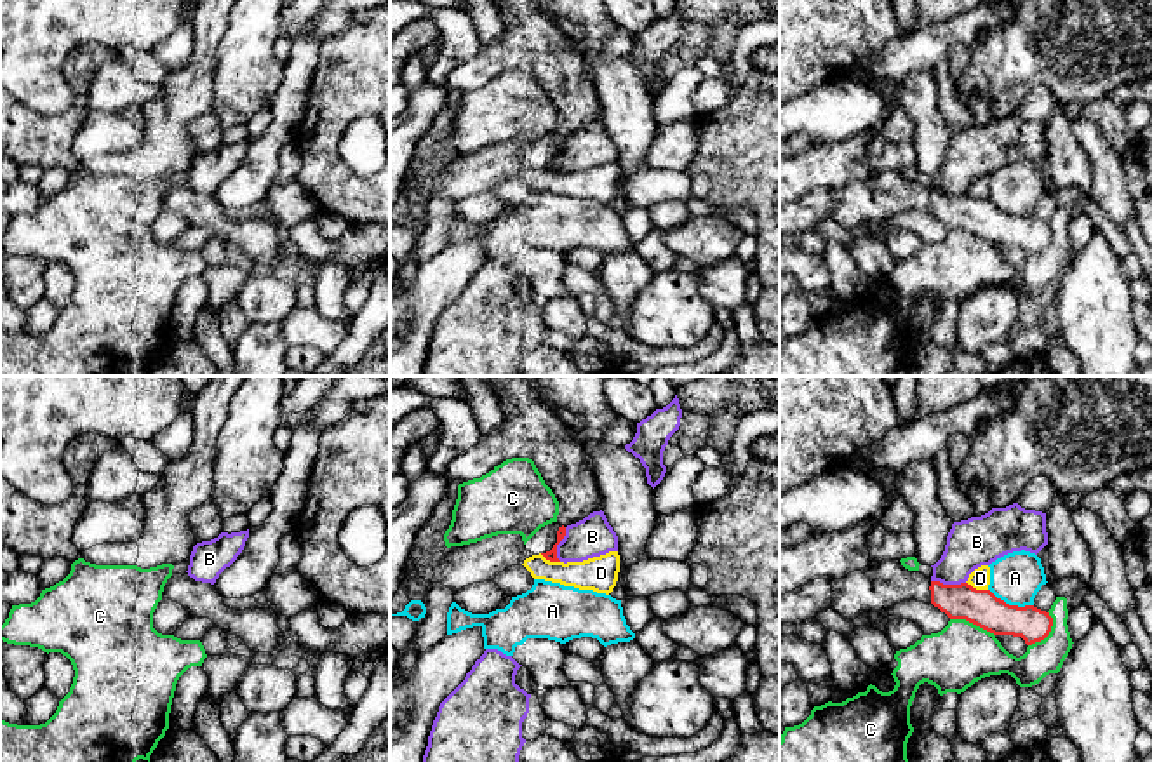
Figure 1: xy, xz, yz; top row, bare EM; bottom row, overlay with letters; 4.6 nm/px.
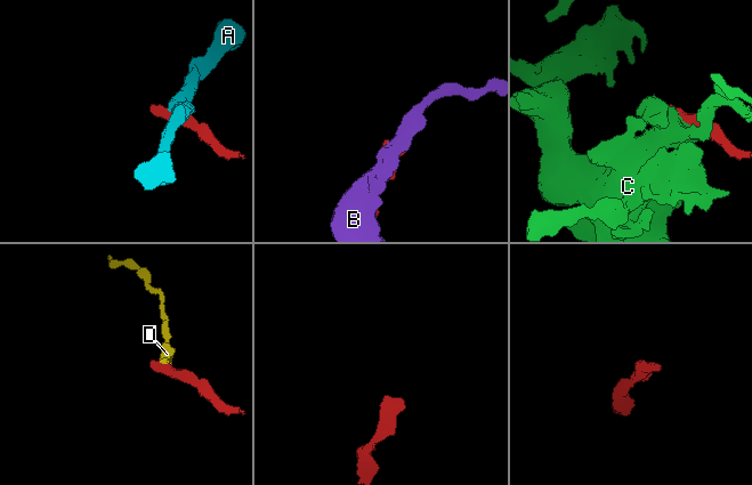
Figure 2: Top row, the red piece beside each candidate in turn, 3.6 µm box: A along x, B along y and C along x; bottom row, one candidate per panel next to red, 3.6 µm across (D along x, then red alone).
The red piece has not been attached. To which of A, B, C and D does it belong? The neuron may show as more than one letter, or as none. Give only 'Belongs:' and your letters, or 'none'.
Belongs: none

